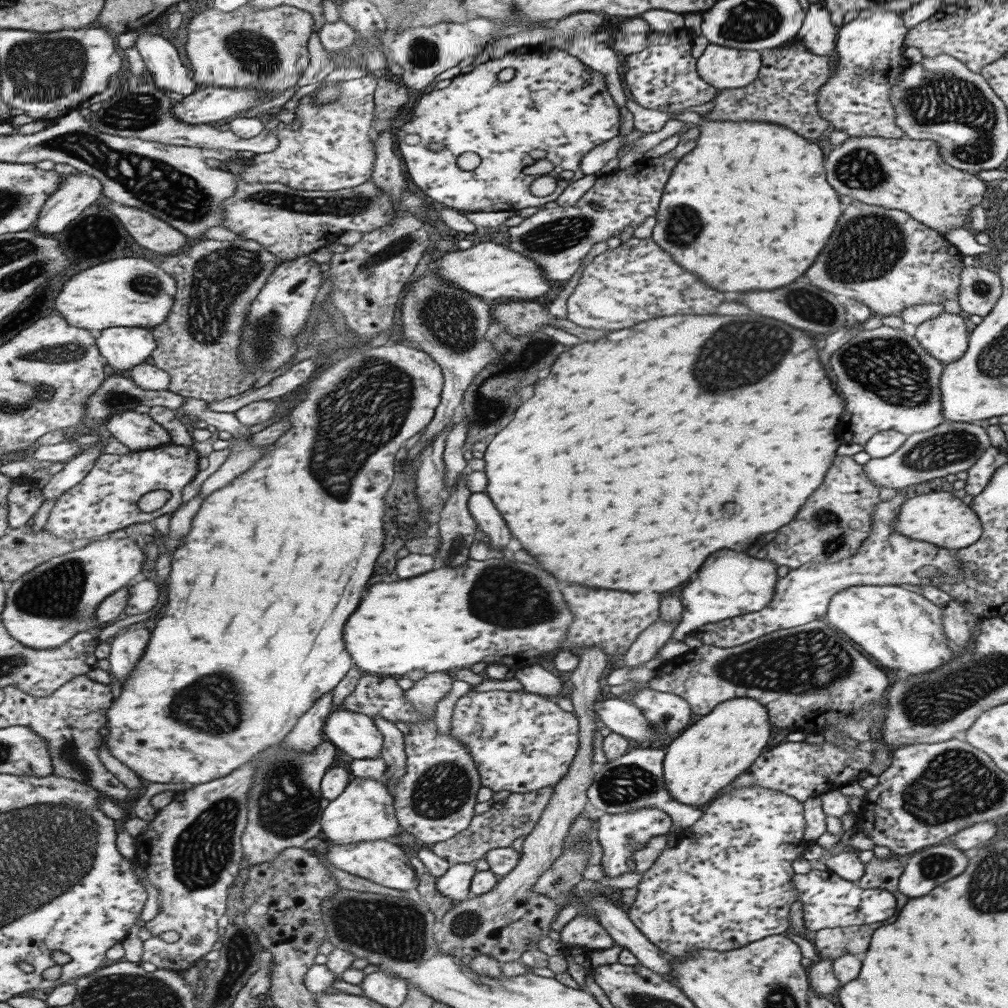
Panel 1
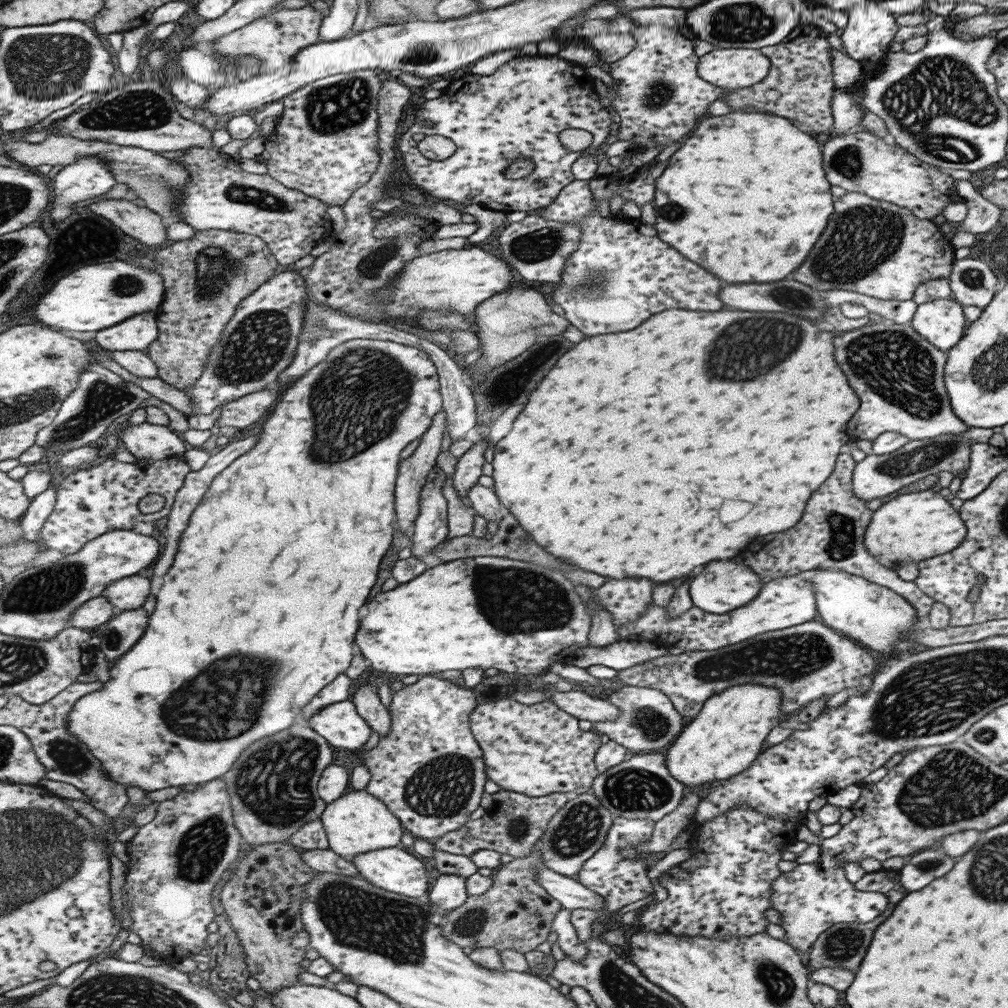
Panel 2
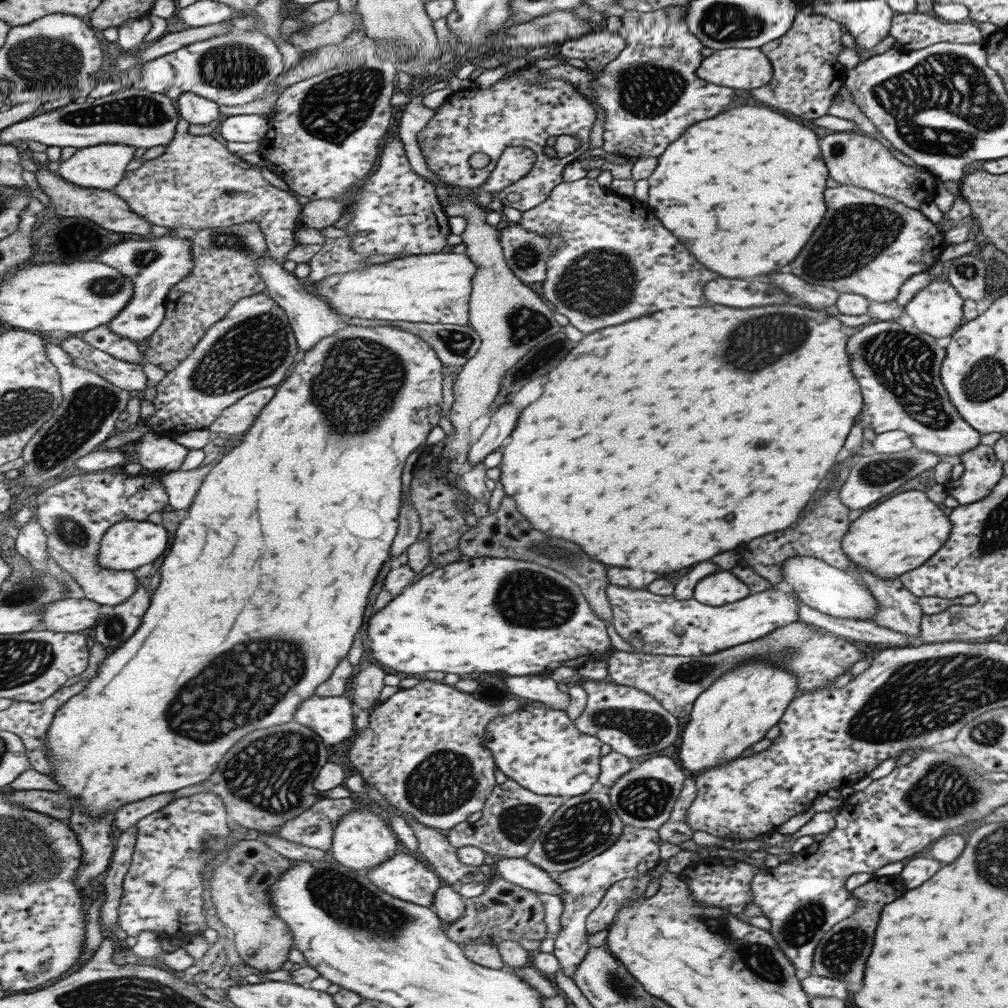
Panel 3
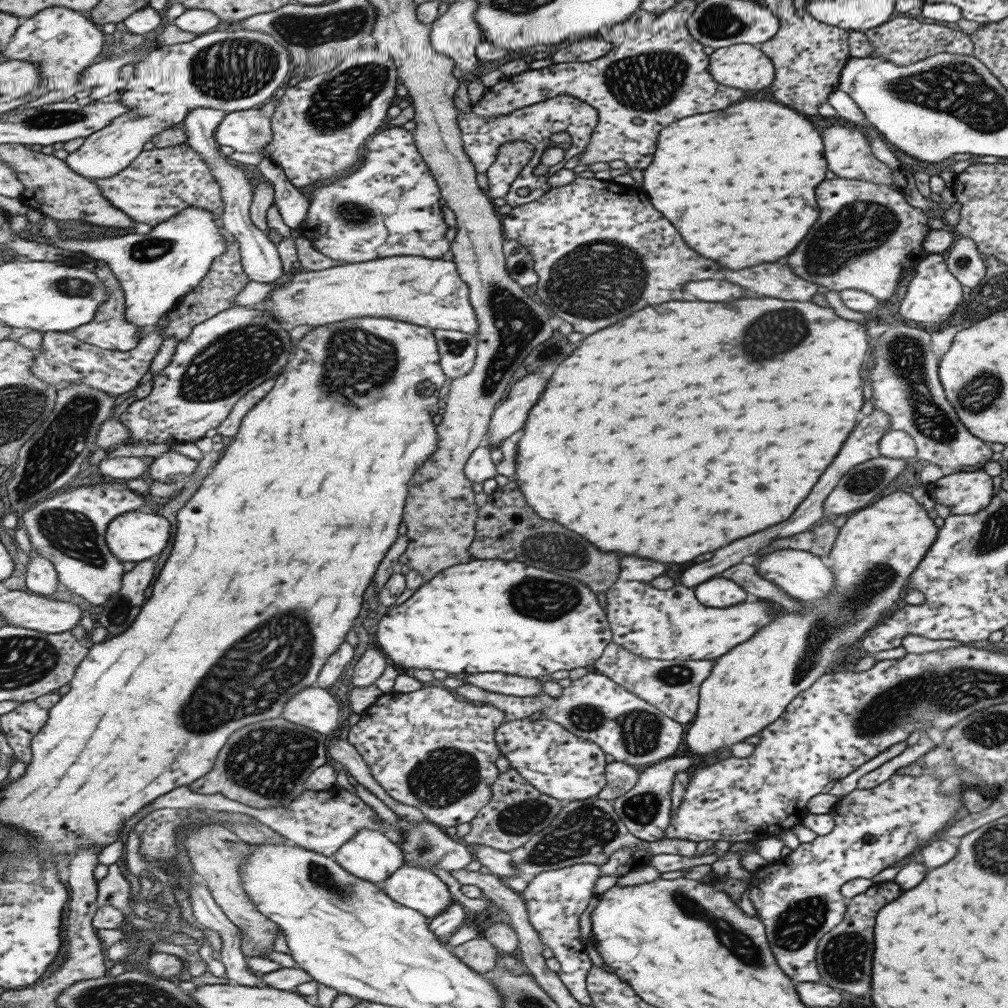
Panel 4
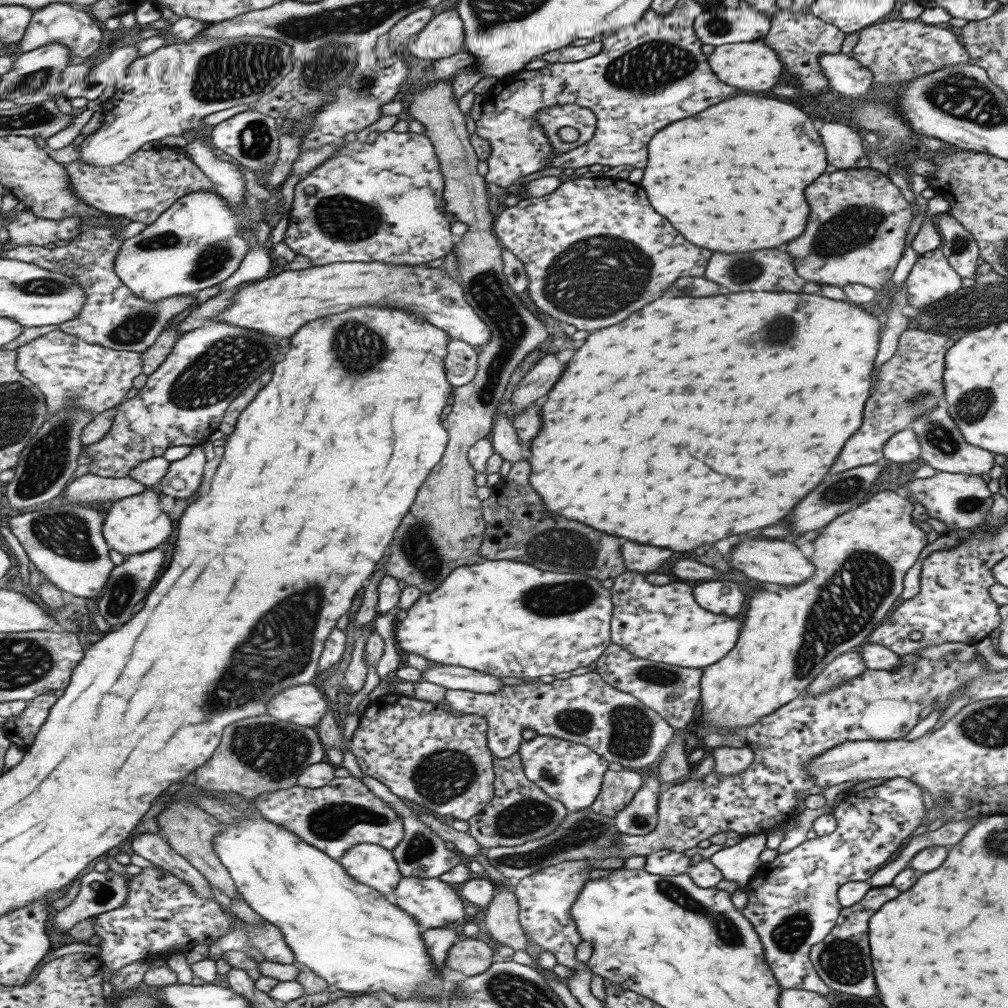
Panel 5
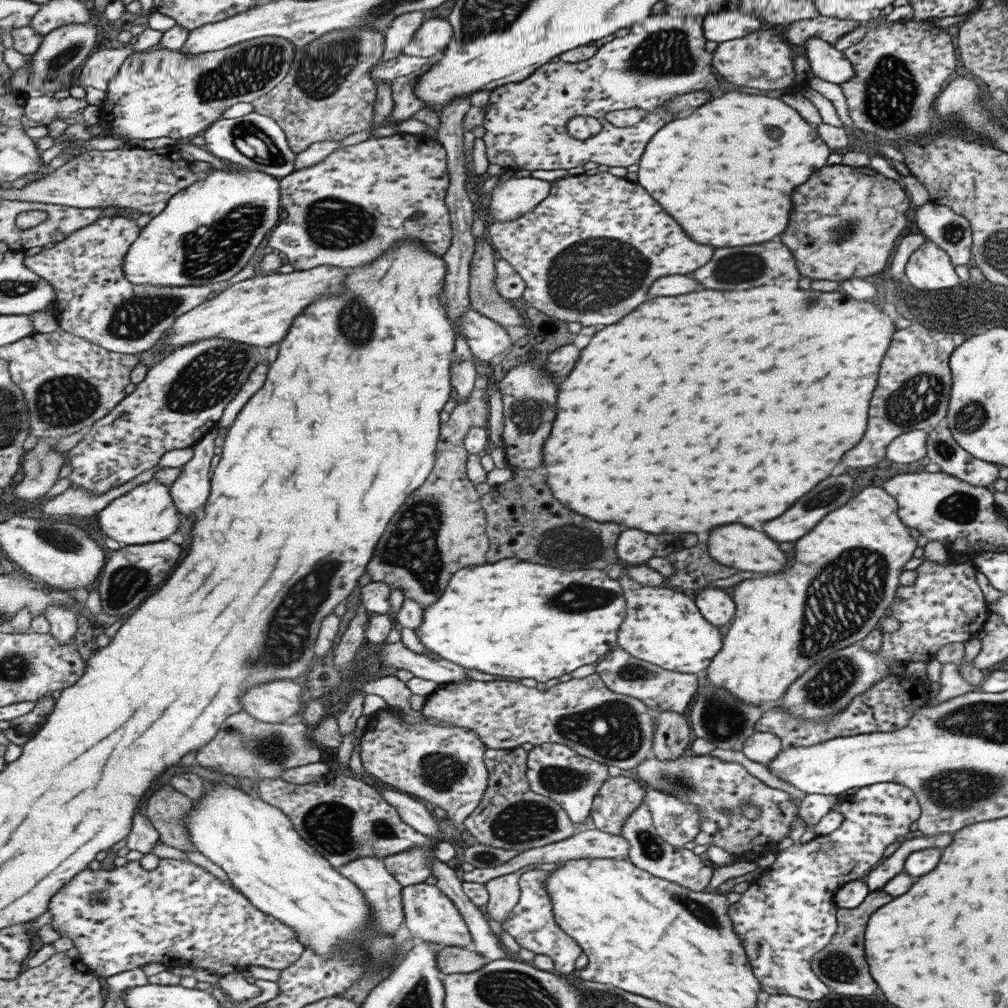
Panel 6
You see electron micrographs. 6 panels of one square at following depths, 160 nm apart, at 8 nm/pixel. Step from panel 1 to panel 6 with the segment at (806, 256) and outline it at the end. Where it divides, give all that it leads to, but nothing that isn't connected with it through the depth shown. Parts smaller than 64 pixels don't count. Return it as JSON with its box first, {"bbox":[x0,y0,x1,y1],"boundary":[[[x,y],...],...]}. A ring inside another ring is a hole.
{"bbox":[636,92,830,248],"boundary":[[[727,92],[701,104],[691,116],[671,120],[658,128],[642,150],[636,183],[673,216],[691,240],[715,248],[749,246],[767,242],[783,232],[789,220],[791,190],[803,184],[813,170],[821,168],[830,152],[817,132],[781,100]]]}

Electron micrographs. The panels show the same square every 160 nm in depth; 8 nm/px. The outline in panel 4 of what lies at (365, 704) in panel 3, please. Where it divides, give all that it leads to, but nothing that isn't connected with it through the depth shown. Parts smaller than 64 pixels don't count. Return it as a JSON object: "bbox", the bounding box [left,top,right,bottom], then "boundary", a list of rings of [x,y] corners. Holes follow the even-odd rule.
{"bbox":[352,646,391,687],"boundary":[[[369,646],[354,666],[352,682],[355,687],[373,687],[375,680],[379,680],[385,672],[387,665],[391,664],[389,658],[378,646]]]}

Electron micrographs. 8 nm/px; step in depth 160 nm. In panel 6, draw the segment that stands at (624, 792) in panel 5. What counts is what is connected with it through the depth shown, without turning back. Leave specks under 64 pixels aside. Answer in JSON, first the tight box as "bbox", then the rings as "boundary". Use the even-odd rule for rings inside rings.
{"bbox":[591,776,645,839],"boundary":[[[623,776],[607,777],[601,785],[598,794],[592,803],[591,817],[594,829],[611,834],[619,839],[621,827],[626,823],[628,816],[642,803],[645,788],[641,782]]]}

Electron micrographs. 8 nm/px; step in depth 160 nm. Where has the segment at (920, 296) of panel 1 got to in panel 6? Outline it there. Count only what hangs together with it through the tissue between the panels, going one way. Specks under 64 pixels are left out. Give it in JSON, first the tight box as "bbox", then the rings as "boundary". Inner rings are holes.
{"bbox":[781,163,910,284],"boundary":[[[841,163],[822,166],[805,180],[805,184],[793,188],[791,192],[791,212],[785,232],[781,232],[781,244],[793,254],[797,272],[803,278],[834,281],[838,284],[849,278],[861,279],[883,270],[893,254],[897,239],[906,228],[905,212],[910,199],[904,188],[896,181],[885,178],[871,167],[850,167]]]}

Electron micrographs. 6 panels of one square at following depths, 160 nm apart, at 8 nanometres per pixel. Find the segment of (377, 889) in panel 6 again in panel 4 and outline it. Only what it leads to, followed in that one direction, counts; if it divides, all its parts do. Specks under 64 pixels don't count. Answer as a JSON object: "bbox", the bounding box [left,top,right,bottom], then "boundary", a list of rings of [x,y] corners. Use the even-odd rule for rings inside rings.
{"bbox":[334,828,406,885],"boundary":[[[367,828],[337,851],[334,859],[345,870],[376,885],[383,884],[406,864],[400,844]]]}

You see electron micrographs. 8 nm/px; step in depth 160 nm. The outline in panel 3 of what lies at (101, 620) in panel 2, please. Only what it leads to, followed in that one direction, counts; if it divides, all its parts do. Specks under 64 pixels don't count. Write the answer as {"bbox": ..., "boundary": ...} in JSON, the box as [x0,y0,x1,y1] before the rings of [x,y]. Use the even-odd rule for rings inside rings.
{"bbox":[42,597,101,632],"boundary":[[[86,597],[58,600],[42,610],[42,626],[53,632],[81,632],[99,620],[101,607],[98,602]]]}

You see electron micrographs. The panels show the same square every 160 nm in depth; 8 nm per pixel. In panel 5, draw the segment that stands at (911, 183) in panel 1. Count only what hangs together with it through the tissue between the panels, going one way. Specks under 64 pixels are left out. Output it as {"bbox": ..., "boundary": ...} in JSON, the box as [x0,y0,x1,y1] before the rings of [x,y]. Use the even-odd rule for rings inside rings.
{"bbox":[818,122,864,170],"boundary":[[[826,122],[818,132],[831,166],[835,166],[836,170],[856,168],[857,159],[864,156],[862,138],[856,127]]]}

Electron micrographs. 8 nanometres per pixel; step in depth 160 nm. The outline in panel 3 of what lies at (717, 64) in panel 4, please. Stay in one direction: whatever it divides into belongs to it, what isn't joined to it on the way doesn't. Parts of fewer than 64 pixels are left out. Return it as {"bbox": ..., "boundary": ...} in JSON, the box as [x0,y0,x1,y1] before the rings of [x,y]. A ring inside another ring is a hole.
{"bbox":[696,48,772,91],"boundary":[[[724,48],[702,57],[696,75],[717,86],[750,91],[769,82],[772,66],[758,48]]]}

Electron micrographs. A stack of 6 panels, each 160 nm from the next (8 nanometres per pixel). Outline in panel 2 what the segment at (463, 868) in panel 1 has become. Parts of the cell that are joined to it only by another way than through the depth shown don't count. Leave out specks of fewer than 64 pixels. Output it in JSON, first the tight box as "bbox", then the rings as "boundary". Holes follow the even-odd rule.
{"bbox":[428,874,468,913],"boundary":[[[442,874],[428,893],[433,905],[444,913],[457,910],[468,902],[468,879],[458,874]]]}

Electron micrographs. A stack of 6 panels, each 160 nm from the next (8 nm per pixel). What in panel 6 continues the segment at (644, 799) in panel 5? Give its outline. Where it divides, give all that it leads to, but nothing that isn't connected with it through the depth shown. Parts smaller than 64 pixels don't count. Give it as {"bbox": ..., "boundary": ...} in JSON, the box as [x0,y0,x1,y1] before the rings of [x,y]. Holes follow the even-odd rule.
{"bbox":[619,802,713,892],"boundary":[[[643,802],[628,816],[626,823],[621,827],[619,840],[628,849],[629,862],[651,876],[674,882],[693,892],[703,891],[711,878],[713,868],[703,863],[703,860],[689,848],[675,848],[661,840]]]}

